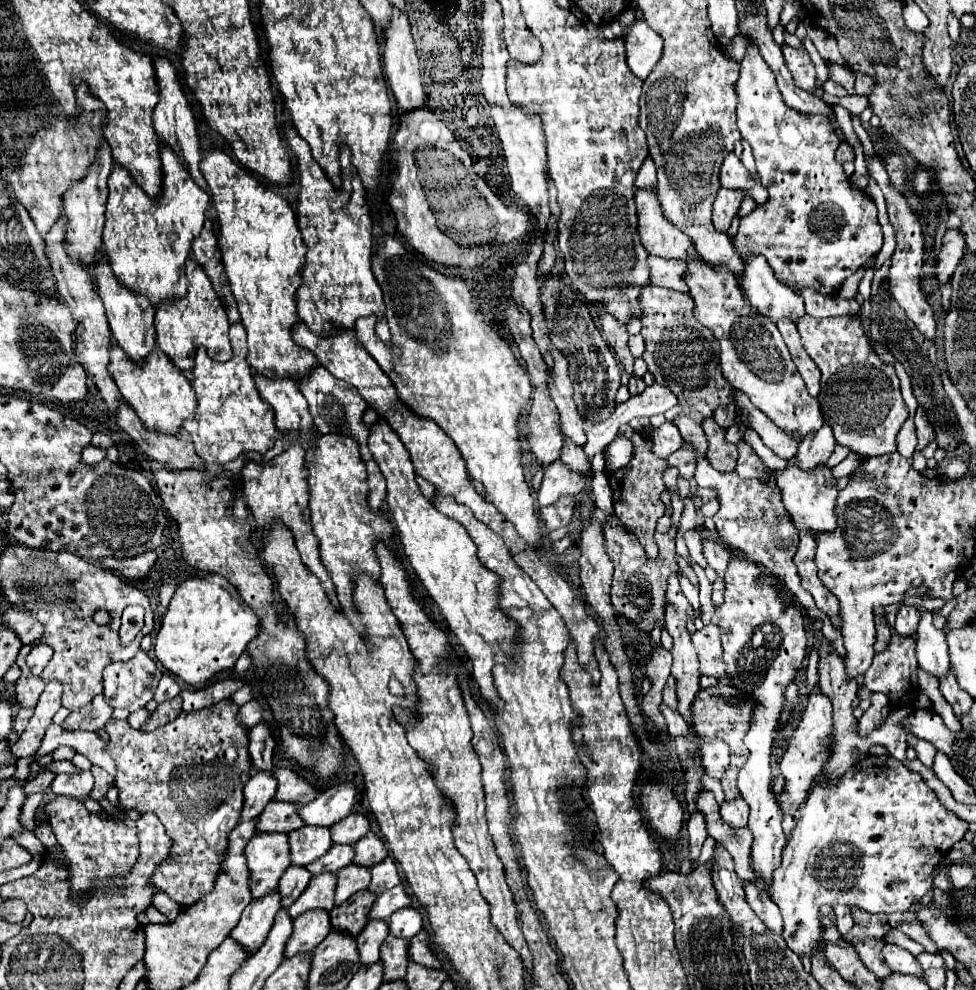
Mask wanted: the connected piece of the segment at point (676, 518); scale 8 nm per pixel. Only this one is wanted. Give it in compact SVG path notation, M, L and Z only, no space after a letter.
M678 495L671 498L671 507L673 509L673 514L671 515L671 522L676 526L677 529L680 528L680 518L684 510L684 504Z

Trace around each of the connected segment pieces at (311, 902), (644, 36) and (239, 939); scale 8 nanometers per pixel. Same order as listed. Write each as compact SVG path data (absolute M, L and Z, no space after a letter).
M319 874L313 876L301 898L287 910L291 918L301 916L307 910L333 910L333 896L335 896L335 874Z
M635 20L629 26L629 36L625 44L629 70L639 80L645 80L663 54L663 38L657 32L653 32L645 20Z
M267 894L259 900L253 900L241 914L239 924L235 926L235 930L231 930L229 938L233 938L239 946L243 946L243 950L247 954L255 954L255 950L259 950L259 946L263 946L277 910L281 908L279 904L279 894Z

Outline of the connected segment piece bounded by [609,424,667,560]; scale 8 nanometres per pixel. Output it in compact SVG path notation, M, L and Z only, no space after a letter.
M629 424L621 426L623 434L631 436L633 440L633 446L635 446L635 460L629 462L629 466L617 470L617 472L611 472L609 474L609 486L613 488L613 508L615 508L615 516L621 520L621 524L625 524L629 530L635 532L637 540L643 544L647 556L653 560L657 558L659 554L659 548L653 540L653 534L655 534L655 526L657 526L657 520L665 514L665 504L661 502L661 492L665 490L665 484L661 480L665 468L667 468L667 462L655 458L653 450L651 450L651 440L639 432L635 432Z

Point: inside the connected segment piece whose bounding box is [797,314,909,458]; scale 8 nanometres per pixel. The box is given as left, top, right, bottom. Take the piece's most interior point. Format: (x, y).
(860, 399)

